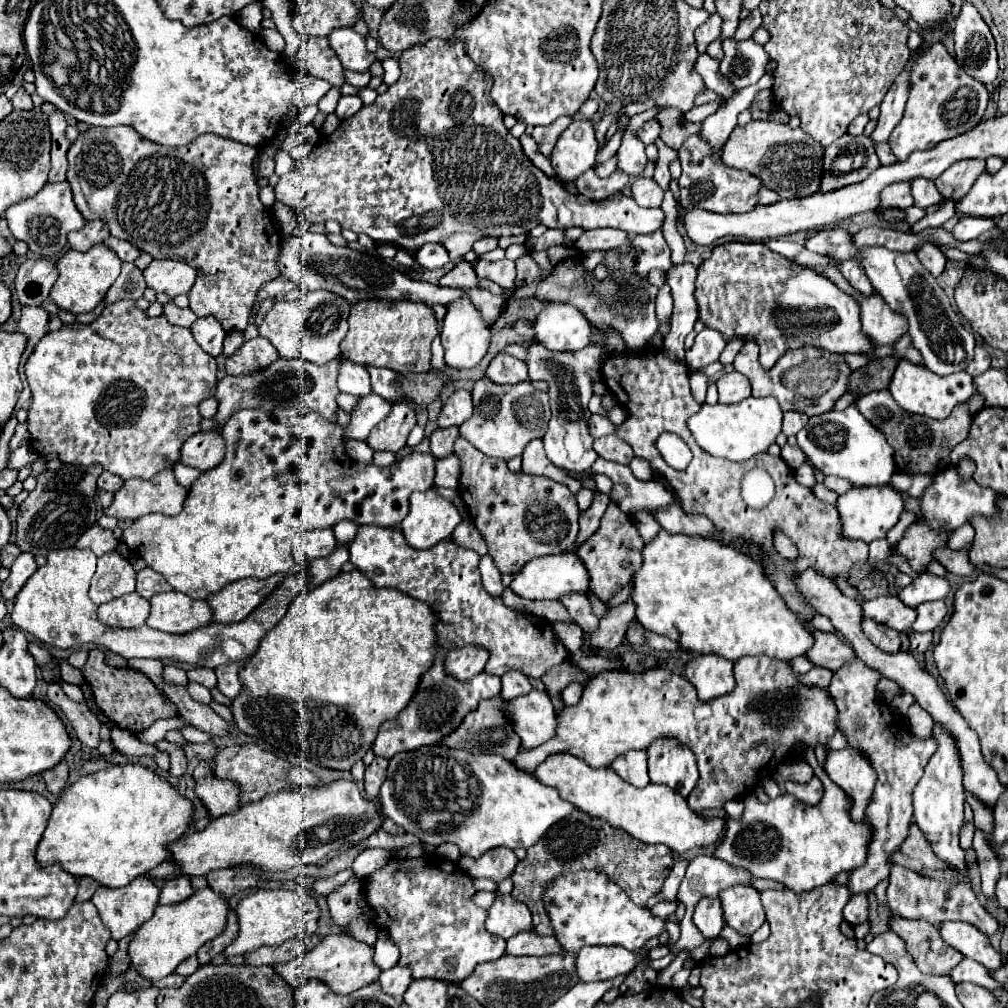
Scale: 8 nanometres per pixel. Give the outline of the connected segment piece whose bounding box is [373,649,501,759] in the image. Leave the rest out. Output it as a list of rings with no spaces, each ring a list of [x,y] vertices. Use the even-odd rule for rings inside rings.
[[[437,649],[435,665],[423,675],[421,685],[409,707],[393,721],[385,721],[379,727],[379,735],[375,739],[373,751],[375,755],[383,755],[385,759],[391,759],[395,753],[411,751],[423,745],[435,745],[443,735],[449,735],[453,727],[459,725],[459,719],[467,715],[467,711],[473,711],[481,699],[497,697],[501,691],[501,679],[495,675],[479,673],[479,677],[469,679],[467,683],[459,683],[457,679],[451,679],[441,669],[441,649]]]

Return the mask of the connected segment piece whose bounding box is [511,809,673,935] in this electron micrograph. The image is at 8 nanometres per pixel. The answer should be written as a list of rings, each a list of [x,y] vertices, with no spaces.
[[[573,809],[565,819],[549,827],[547,833],[539,839],[539,843],[527,849],[527,857],[519,861],[515,873],[511,875],[513,879],[511,895],[517,901],[527,903],[527,907],[531,909],[535,933],[553,935],[555,931],[549,913],[543,905],[543,891],[547,889],[547,883],[555,881],[559,875],[567,875],[569,871],[581,871],[581,869],[599,871],[609,879],[613,879],[635,905],[645,907],[647,899],[661,891],[663,881],[669,875],[671,867],[673,867],[673,851],[669,847],[639,843],[627,831],[617,829],[603,819],[591,817],[585,811]]]

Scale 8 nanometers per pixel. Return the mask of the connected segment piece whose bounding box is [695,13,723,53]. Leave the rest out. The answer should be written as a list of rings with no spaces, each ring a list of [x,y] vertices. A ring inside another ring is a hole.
[[[713,13],[707,23],[697,27],[697,31],[695,31],[695,45],[697,45],[699,53],[705,53],[707,45],[721,37],[721,23],[723,23],[723,19],[717,13]]]

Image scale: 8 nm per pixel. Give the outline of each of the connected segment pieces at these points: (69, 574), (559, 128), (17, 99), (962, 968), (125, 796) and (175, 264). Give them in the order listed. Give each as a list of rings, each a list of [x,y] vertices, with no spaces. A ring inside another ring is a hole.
[[[339,545],[335,549],[335,555],[329,555],[327,559],[319,559],[309,565],[309,583],[297,585],[297,575],[287,577],[273,595],[267,597],[263,605],[259,605],[247,619],[239,623],[211,623],[207,627],[199,627],[185,635],[171,635],[157,629],[151,629],[147,625],[139,629],[117,629],[103,625],[97,619],[97,605],[89,599],[89,581],[95,573],[95,553],[91,549],[77,549],[67,547],[59,551],[51,551],[47,555],[47,563],[39,567],[31,579],[23,585],[23,589],[15,597],[15,605],[11,611],[11,619],[17,627],[21,627],[25,633],[35,635],[47,645],[69,649],[69,647],[81,647],[87,643],[99,645],[107,651],[113,651],[117,655],[123,655],[125,659],[133,657],[149,657],[149,659],[177,659],[181,663],[193,663],[197,667],[209,667],[217,669],[219,665],[239,661],[245,657],[251,657],[257,651],[259,641],[265,637],[269,629],[273,629],[285,615],[289,603],[299,595],[305,593],[317,585],[321,585],[327,579],[333,579],[341,573],[341,565],[349,561],[347,547]],[[237,649],[237,651],[235,651]],[[239,653],[239,655],[237,655]]]
[[[559,117],[559,119],[557,119],[555,123],[551,123],[551,125],[537,125],[537,127],[533,129],[531,137],[537,141],[539,151],[541,151],[545,157],[551,155],[555,143],[557,143],[557,139],[559,139],[559,135],[569,127],[571,121],[573,121],[571,117]]]
[[[19,87],[19,91],[15,93],[15,97],[11,99],[11,103],[13,103],[13,109],[33,109],[33,103],[31,103],[31,95],[29,93],[25,93],[25,89],[23,87]]]
[[[963,957],[951,971],[949,971],[949,977],[955,981],[955,983],[975,983],[979,987],[985,987],[989,991],[995,991],[995,989],[1001,989],[995,979],[991,979],[989,971],[979,965],[977,961],[969,959],[969,957]]]
[[[113,765],[93,775],[83,775],[77,783],[65,787],[51,811],[47,829],[37,845],[35,859],[41,867],[57,863],[73,877],[91,877],[105,887],[123,887],[169,859],[165,845],[179,839],[187,831],[191,813],[191,801],[181,797],[175,787],[157,777],[151,769],[143,765]]]
[[[153,261],[145,271],[143,277],[147,281],[147,287],[151,287],[157,293],[165,293],[171,299],[189,293],[189,289],[195,283],[197,271],[189,267],[183,261]]]

